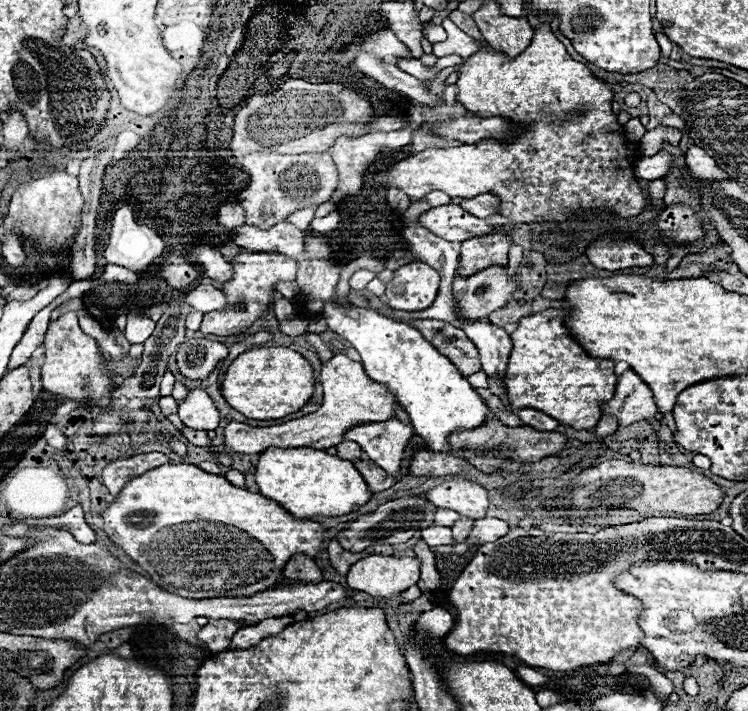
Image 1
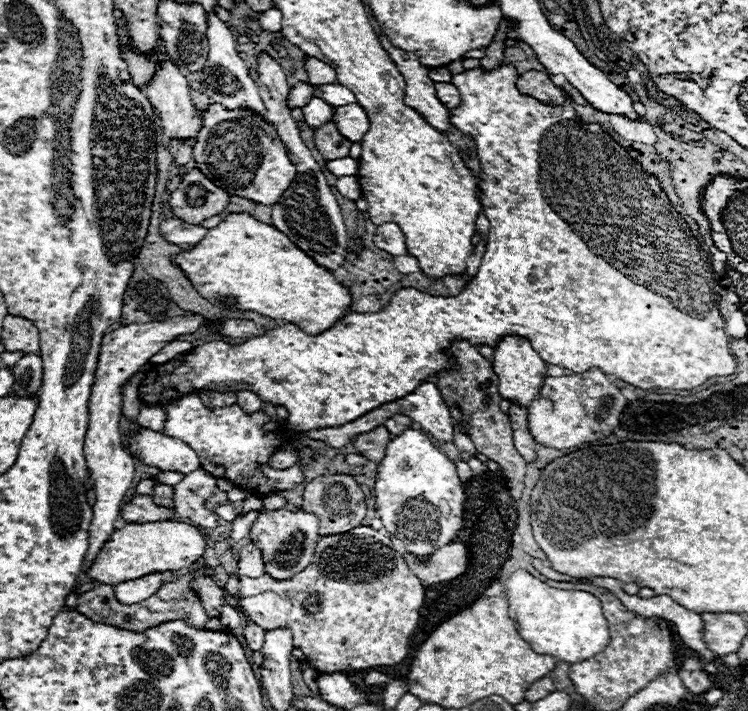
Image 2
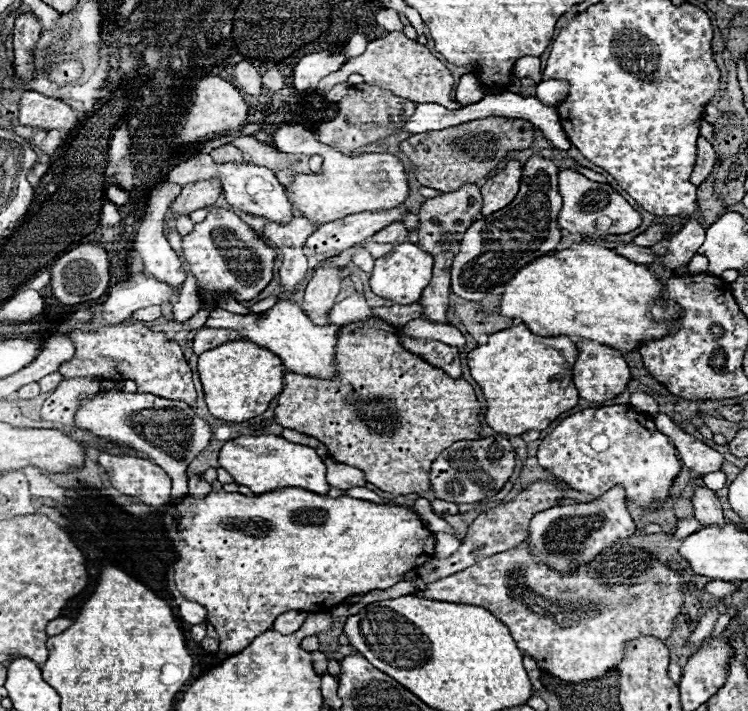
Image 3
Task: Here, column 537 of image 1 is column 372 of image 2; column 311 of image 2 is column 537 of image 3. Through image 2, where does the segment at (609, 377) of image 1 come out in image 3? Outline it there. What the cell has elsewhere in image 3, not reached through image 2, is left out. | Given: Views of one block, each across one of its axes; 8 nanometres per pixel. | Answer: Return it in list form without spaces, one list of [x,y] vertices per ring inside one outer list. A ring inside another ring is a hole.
[[[524,324],[490,334],[486,344],[468,352],[470,374],[486,398],[486,424],[494,432],[508,436],[548,428],[552,420],[578,402],[572,382],[574,360],[576,346],[566,336],[538,336]]]

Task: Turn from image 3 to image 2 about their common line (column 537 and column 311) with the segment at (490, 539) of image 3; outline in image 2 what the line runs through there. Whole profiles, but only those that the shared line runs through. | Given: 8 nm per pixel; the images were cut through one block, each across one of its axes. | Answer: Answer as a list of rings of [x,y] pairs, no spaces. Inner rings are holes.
[[[328,474],[328,476],[320,476],[306,484],[302,510],[312,512],[318,518],[320,536],[332,536],[332,534],[342,534],[342,532],[348,532],[348,530],[360,526],[360,522],[364,520],[364,516],[368,512],[368,506],[366,506],[364,492],[360,490],[360,486],[354,482],[352,476]]]

